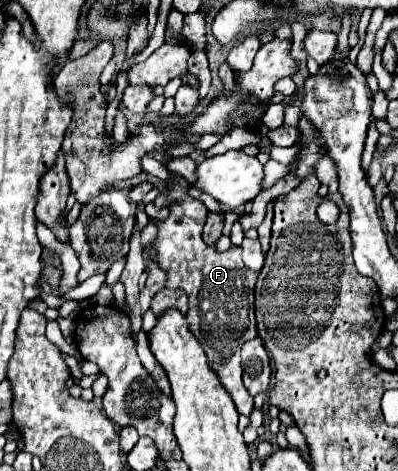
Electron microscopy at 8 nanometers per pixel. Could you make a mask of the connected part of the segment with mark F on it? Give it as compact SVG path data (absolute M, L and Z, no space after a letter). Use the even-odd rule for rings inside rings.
M172 172L171 175L174 181L167 185L169 192L159 194L154 202L159 209L168 206L169 214L166 220L152 220L152 224L158 228L152 248L156 252L158 266L166 272L166 288L180 288L190 300L186 320L192 334L204 346L210 368L216 372L220 384L234 400L236 410L244 416L250 416L250 410L254 408L254 396L250 396L242 384L240 346L258 336L254 318L254 284L258 272L252 272L244 266L238 246L230 246L230 250L218 254L216 246L208 246L202 240L202 228L208 210L200 200L188 196L188 184L183 178Z

